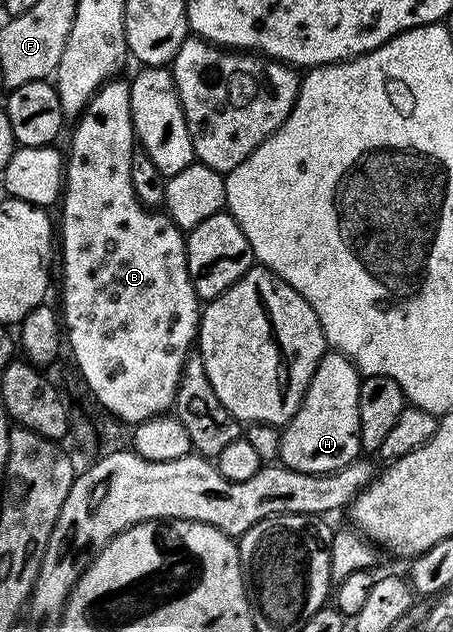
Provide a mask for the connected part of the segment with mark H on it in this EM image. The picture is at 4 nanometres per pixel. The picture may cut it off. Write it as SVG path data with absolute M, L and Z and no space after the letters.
M327 351L295 415L280 430L280 464L300 473L334 473L362 456L359 439L359 391L362 374L342 353Z

